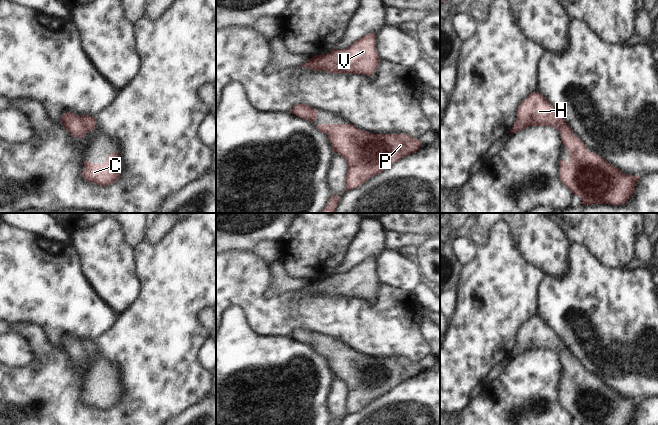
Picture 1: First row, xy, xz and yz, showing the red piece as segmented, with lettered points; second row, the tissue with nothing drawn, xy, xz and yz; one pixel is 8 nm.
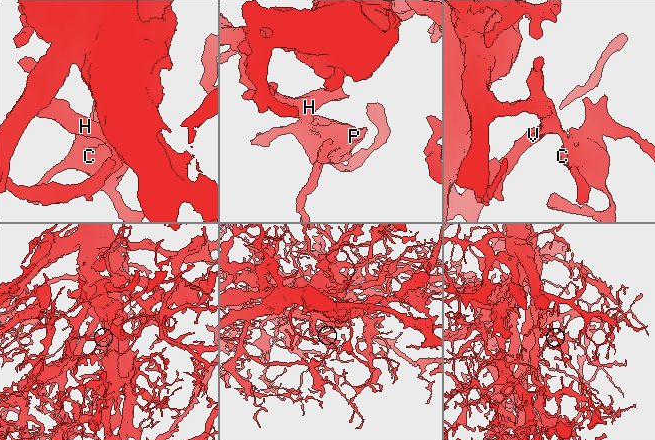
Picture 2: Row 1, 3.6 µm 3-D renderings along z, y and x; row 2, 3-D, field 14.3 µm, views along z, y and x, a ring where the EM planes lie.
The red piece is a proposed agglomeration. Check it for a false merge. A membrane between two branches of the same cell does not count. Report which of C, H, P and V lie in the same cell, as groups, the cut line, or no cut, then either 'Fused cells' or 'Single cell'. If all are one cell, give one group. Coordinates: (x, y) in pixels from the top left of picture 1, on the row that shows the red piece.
Groups: C H P V. No split. Single cell.

